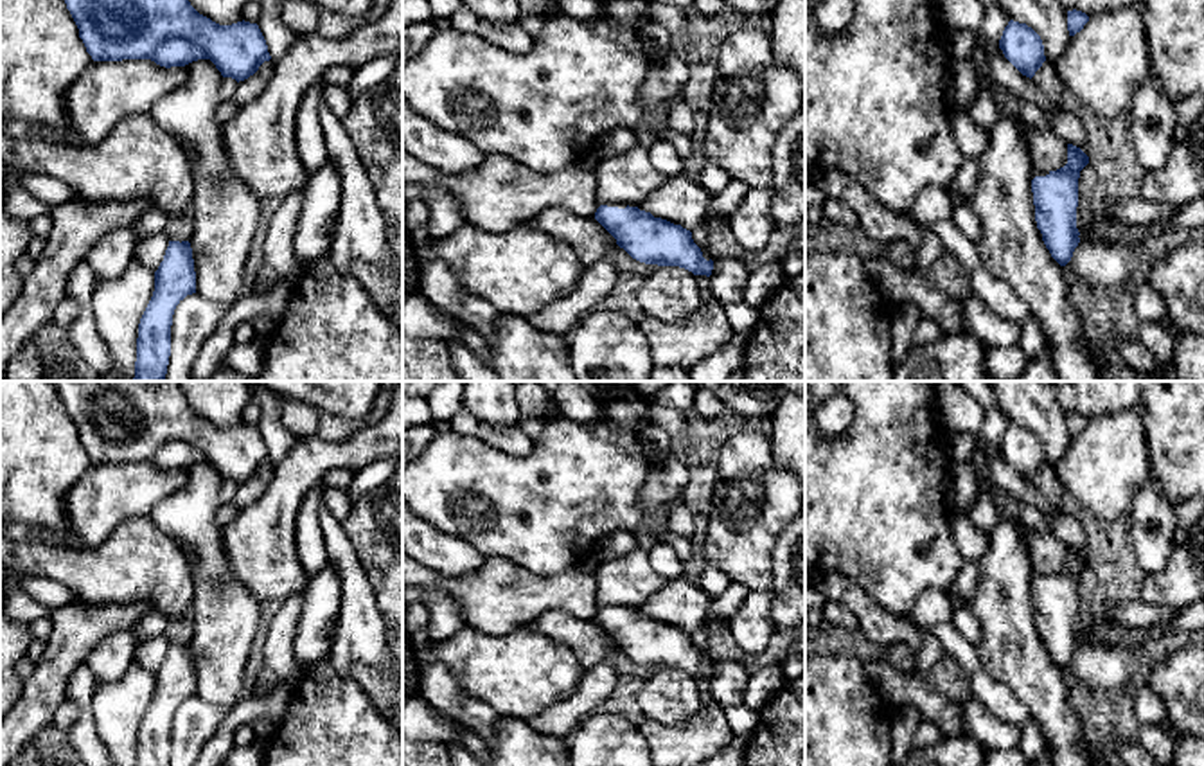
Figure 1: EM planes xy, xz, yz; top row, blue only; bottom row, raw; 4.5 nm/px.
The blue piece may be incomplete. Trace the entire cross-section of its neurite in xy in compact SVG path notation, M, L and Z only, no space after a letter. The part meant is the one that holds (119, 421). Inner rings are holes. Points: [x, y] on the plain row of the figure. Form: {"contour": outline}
{"contour": "M58 381L93 464L151 462L185 469L210 462L237 485L270 464L257 426L219 428L199 417L178 381Z"}

